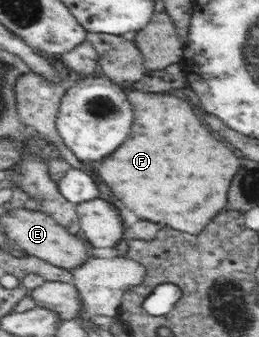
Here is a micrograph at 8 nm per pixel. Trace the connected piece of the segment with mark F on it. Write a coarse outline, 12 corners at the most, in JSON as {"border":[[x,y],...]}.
{"border":[[127,90],[99,177],[138,217],[197,234],[240,163],[167,92]]}

